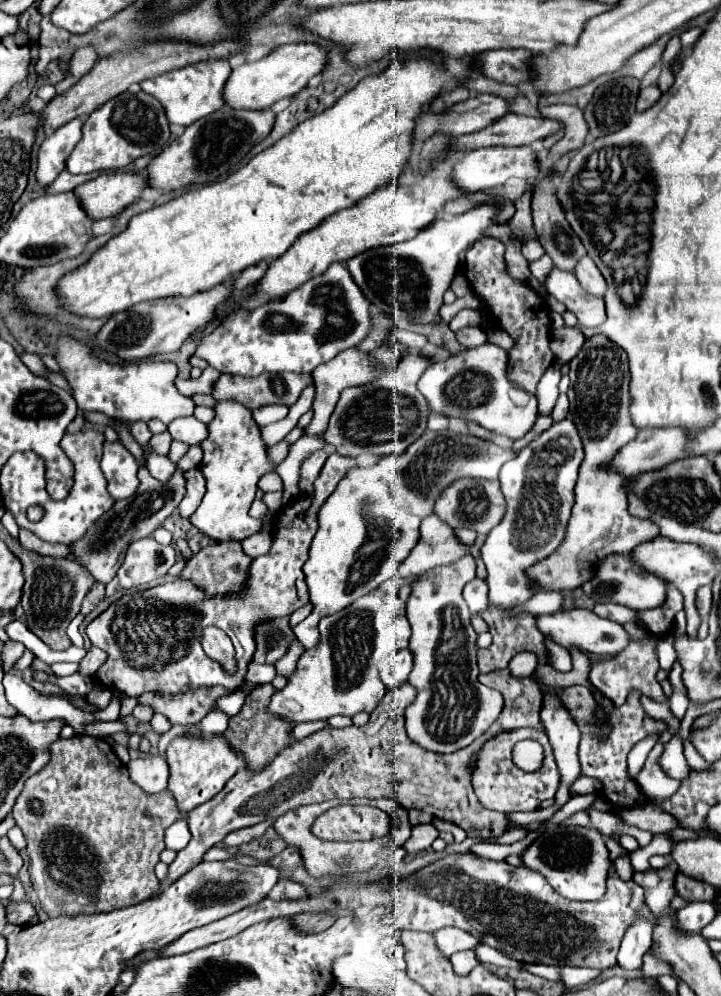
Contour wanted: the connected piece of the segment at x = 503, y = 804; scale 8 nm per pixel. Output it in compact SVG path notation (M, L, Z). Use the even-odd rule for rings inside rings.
M512 730L512 732L504 732L504 734L498 734L496 738L488 740L482 746L480 754L478 754L472 784L474 784L474 792L476 792L476 796L478 796L478 800L482 802L484 808L500 810L500 812L540 808L540 802L548 800L548 798L554 798L556 790L560 786L560 772L558 772L558 766L554 762L554 754L552 754L552 746L548 742L548 736L544 732L534 732L534 730ZM520 740L536 740L536 742L542 744L544 764L542 764L542 768L538 772L530 772L530 774L522 772L512 762L512 748ZM552 780L556 780L556 782L552 782Z

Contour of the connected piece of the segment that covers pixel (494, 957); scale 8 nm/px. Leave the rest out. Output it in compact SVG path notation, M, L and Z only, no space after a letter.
M480 944L480 948L476 948L474 952L476 952L478 960L488 966L506 966L506 968L522 968L524 966L522 962L518 962L518 960L502 954L500 950L486 946L486 944Z

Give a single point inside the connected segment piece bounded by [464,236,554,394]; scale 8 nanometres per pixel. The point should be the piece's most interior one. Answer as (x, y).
(516, 307)

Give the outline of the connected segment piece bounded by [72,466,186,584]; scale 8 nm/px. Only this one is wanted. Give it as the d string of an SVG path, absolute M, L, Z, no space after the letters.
M141 466L138 478L140 479L138 494L134 498L118 500L114 504L114 508L110 512L106 512L106 516L102 516L102 520L98 520L98 524L94 524L94 528L90 532L86 532L86 536L82 540L78 540L78 544L72 546L74 556L92 572L92 576L98 582L108 584L116 576L116 572L126 556L128 546L134 540L152 536L152 532L158 526L162 526L164 520L178 508L178 504L182 502L182 498L186 494L186 478L184 478L182 470L176 470L168 482L158 482L151 477L146 466Z

